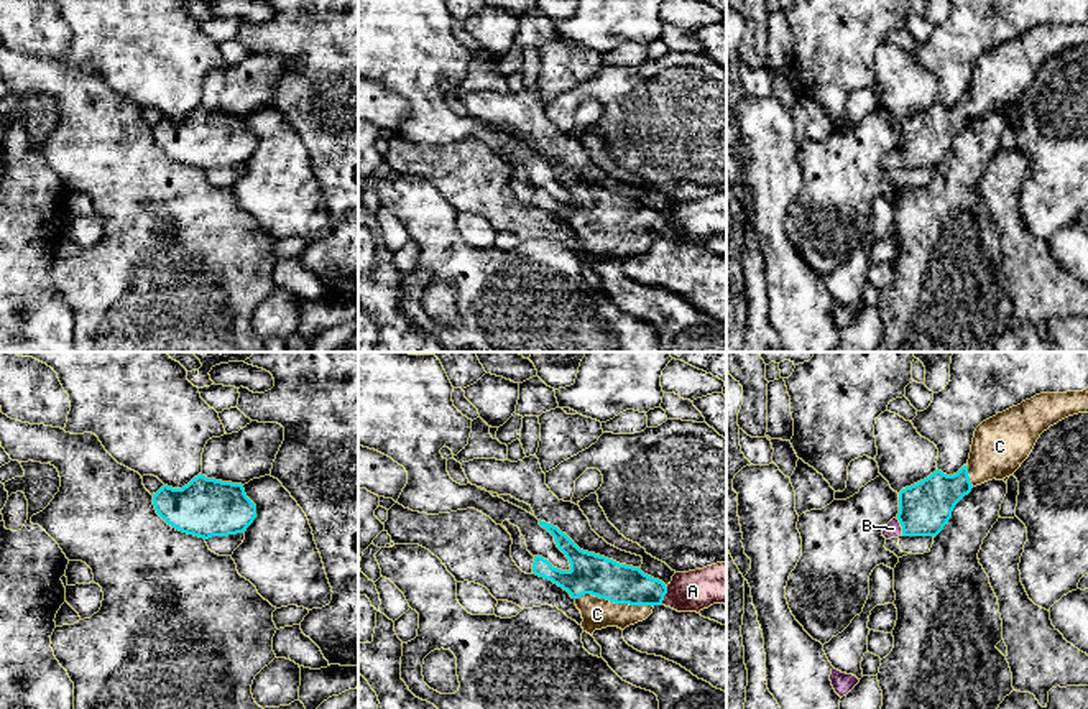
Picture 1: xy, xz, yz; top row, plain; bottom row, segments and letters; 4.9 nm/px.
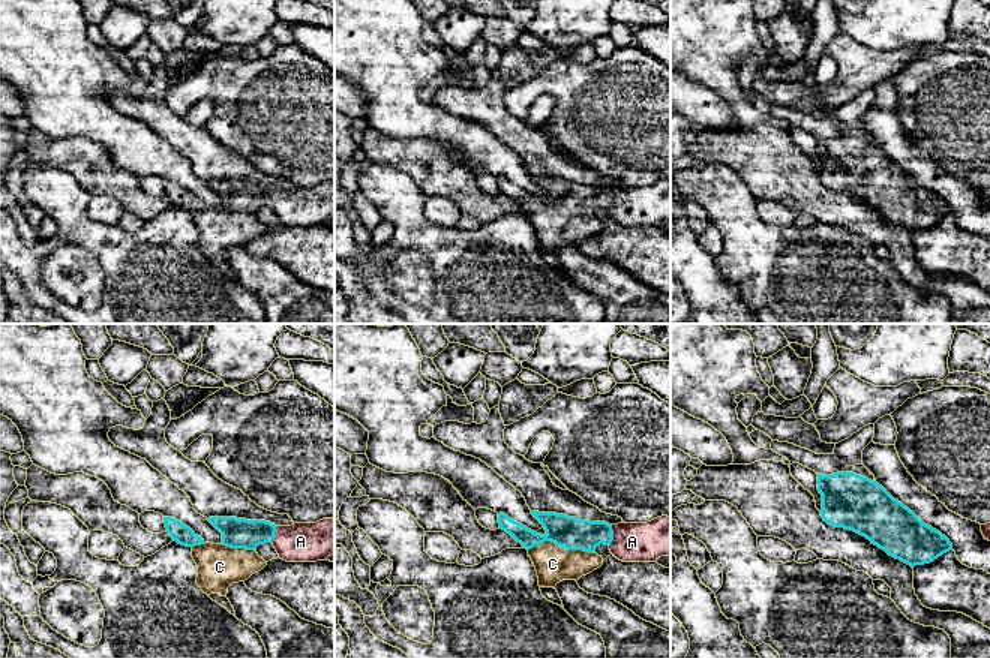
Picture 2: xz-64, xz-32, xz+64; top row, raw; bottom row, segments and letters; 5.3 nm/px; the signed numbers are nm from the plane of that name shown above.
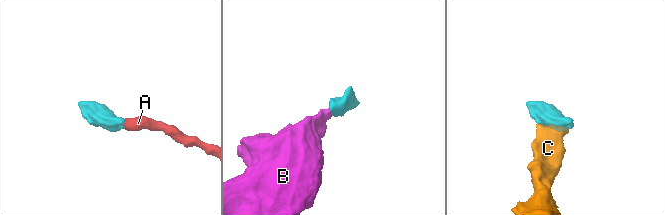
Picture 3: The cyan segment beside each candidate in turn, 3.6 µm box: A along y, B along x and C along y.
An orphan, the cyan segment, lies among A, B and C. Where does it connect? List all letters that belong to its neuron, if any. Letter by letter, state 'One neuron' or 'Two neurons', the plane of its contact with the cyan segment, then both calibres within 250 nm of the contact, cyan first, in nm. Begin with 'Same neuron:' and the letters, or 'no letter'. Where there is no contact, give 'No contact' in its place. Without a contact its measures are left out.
Same neuron: A, B, C
A: One neuron. Touches cyan in xz. Thickness 190 nm (cyan) against 200 nm
B: One neuron. Touches cyan in yz. Thickness 260 nm (cyan) against 80 nm
C: One neuron. Touches cyan in xz. Thickness 200 nm (cyan) against 150 nm

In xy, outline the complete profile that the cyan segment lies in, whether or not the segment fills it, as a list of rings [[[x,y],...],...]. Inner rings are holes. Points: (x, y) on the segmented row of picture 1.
[[[199,474],[182,489],[163,485],[153,494],[156,513],[173,528],[204,540],[247,531],[256,505],[242,484]]]

